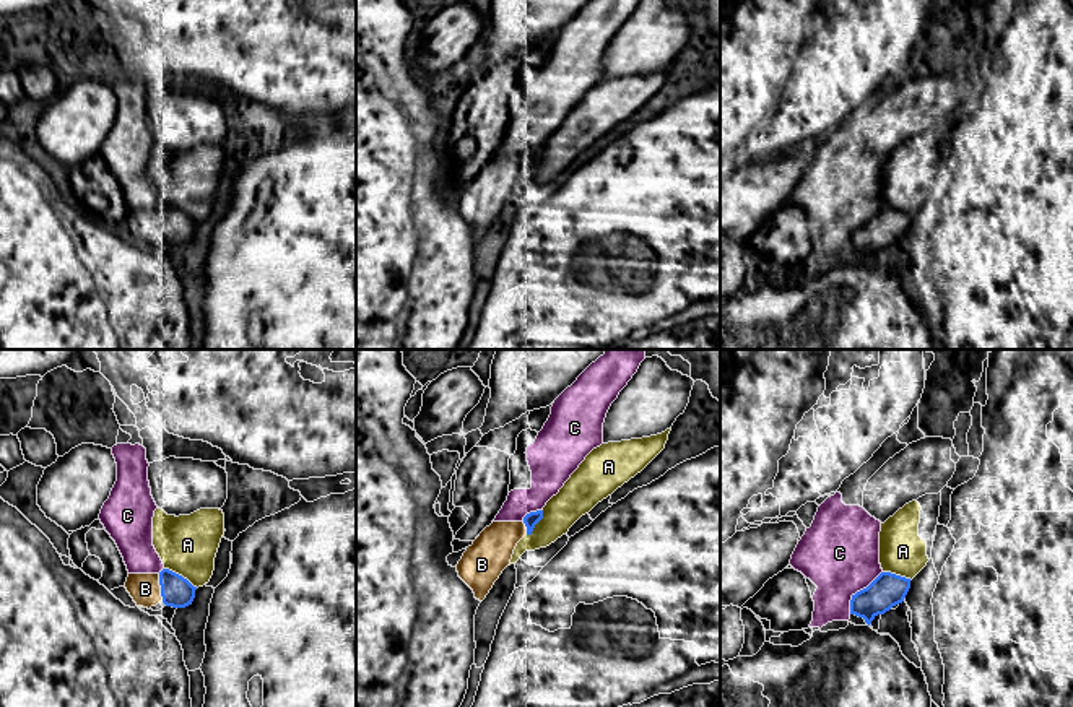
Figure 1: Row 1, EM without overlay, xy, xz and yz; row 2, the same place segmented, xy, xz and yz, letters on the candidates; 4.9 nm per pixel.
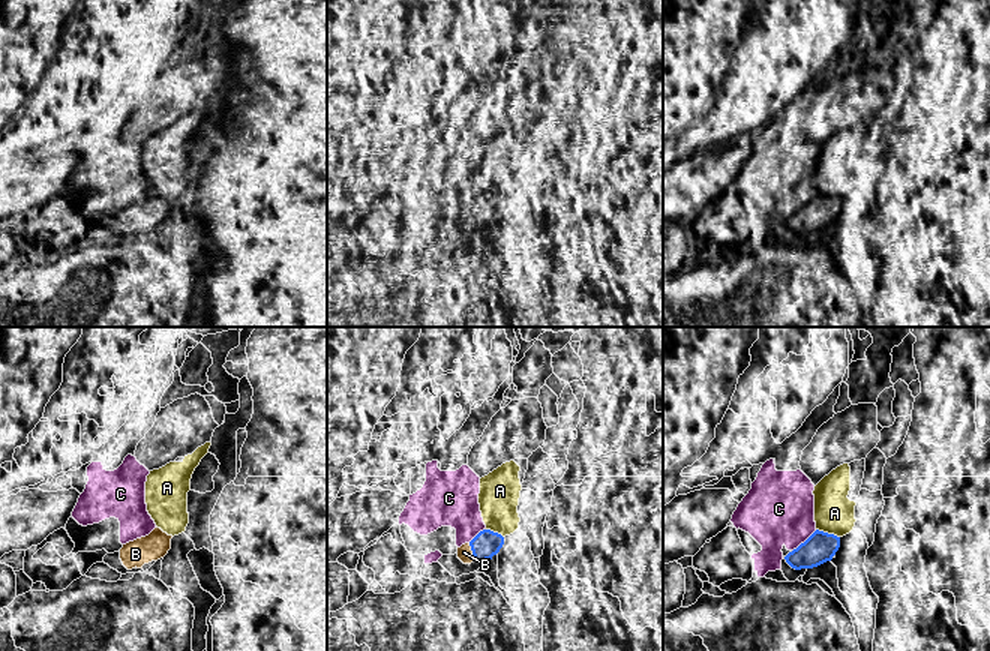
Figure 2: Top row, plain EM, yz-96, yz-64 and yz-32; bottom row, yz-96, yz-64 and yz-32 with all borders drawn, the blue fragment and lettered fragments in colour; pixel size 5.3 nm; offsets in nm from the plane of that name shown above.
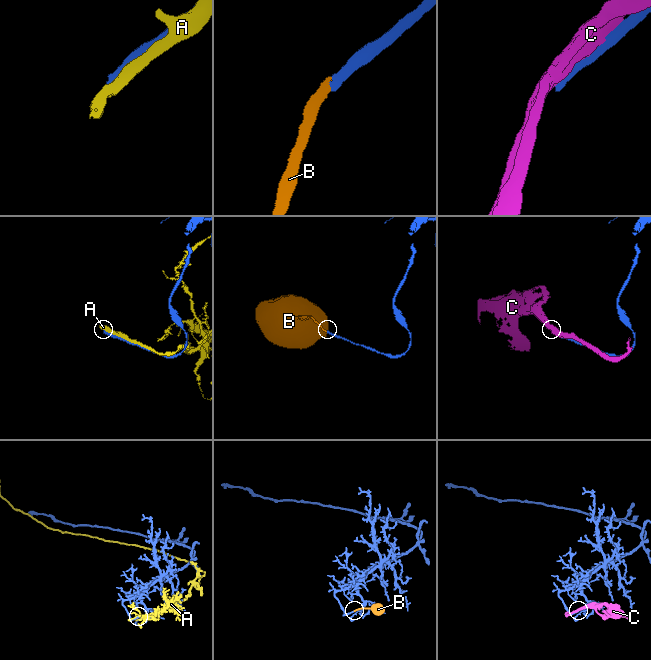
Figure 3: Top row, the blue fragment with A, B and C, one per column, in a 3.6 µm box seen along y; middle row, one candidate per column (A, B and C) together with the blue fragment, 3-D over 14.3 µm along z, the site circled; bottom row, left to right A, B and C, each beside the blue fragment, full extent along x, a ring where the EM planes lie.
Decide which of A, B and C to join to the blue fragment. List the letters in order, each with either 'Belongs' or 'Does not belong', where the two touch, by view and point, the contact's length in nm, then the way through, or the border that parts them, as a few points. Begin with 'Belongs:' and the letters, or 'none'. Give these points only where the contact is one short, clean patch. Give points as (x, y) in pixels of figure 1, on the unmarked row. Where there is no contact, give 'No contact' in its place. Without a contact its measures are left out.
Belongs: B
A: Does not belong. Touches blue at xy (181, 212). Shared border 190 nm
B: Belongs. Touches blue at xy (161, 223). Shared border 140 nm. Path across: xy (178, 228), (161, 223), (145, 225)
C: Does not belong. Touches blue at yz (860, 226). Shared border 280 nm

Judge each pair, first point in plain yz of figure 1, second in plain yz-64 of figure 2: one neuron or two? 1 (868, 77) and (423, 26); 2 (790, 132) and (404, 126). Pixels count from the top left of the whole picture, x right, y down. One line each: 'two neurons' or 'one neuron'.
1: one neuron
2: two neurons

